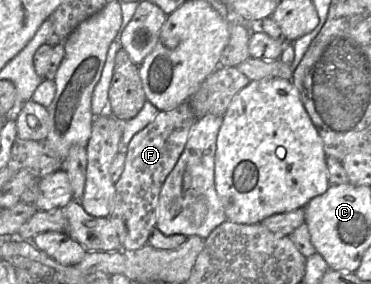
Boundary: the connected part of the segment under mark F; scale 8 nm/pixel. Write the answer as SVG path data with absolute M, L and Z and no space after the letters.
M189 102L182 103L171 110L160 111L154 121L130 140L123 173L115 183L115 199L110 214L122 251L134 251L148 243L157 223L163 183L180 158L196 120Z

